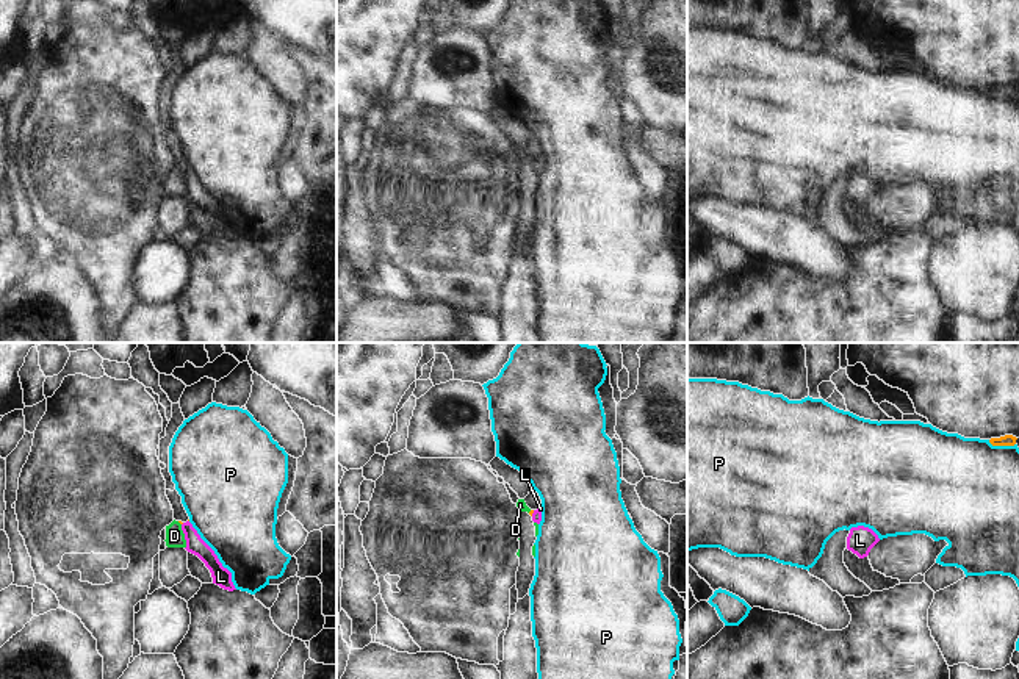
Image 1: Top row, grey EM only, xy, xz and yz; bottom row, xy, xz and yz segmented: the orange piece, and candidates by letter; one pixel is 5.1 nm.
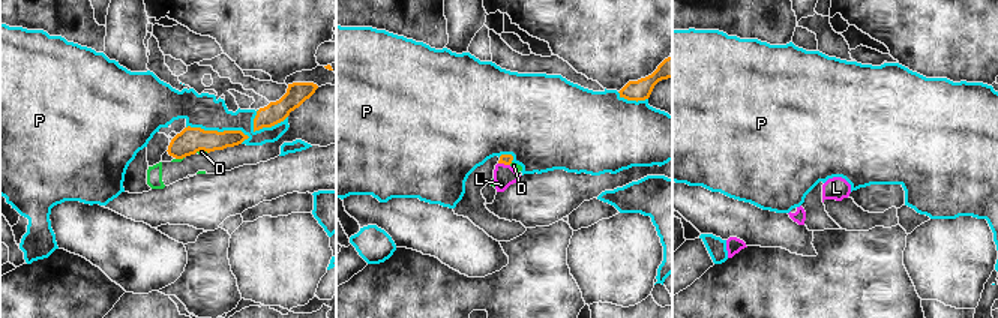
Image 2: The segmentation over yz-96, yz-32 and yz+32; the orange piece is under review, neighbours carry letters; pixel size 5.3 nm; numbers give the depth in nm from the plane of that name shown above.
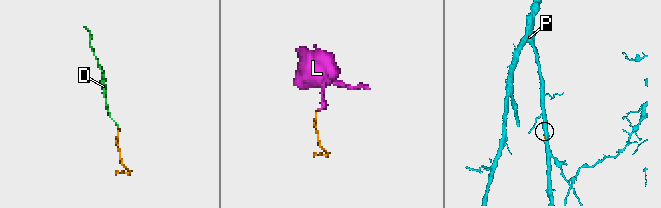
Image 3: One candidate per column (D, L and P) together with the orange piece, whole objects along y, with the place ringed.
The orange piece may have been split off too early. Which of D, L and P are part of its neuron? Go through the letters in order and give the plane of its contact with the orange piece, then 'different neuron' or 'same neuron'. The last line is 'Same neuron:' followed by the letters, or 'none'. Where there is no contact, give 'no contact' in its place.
D: no contact | different neuron
L: xz | same neuron
P: yz | different neuron
Same neuron: L

